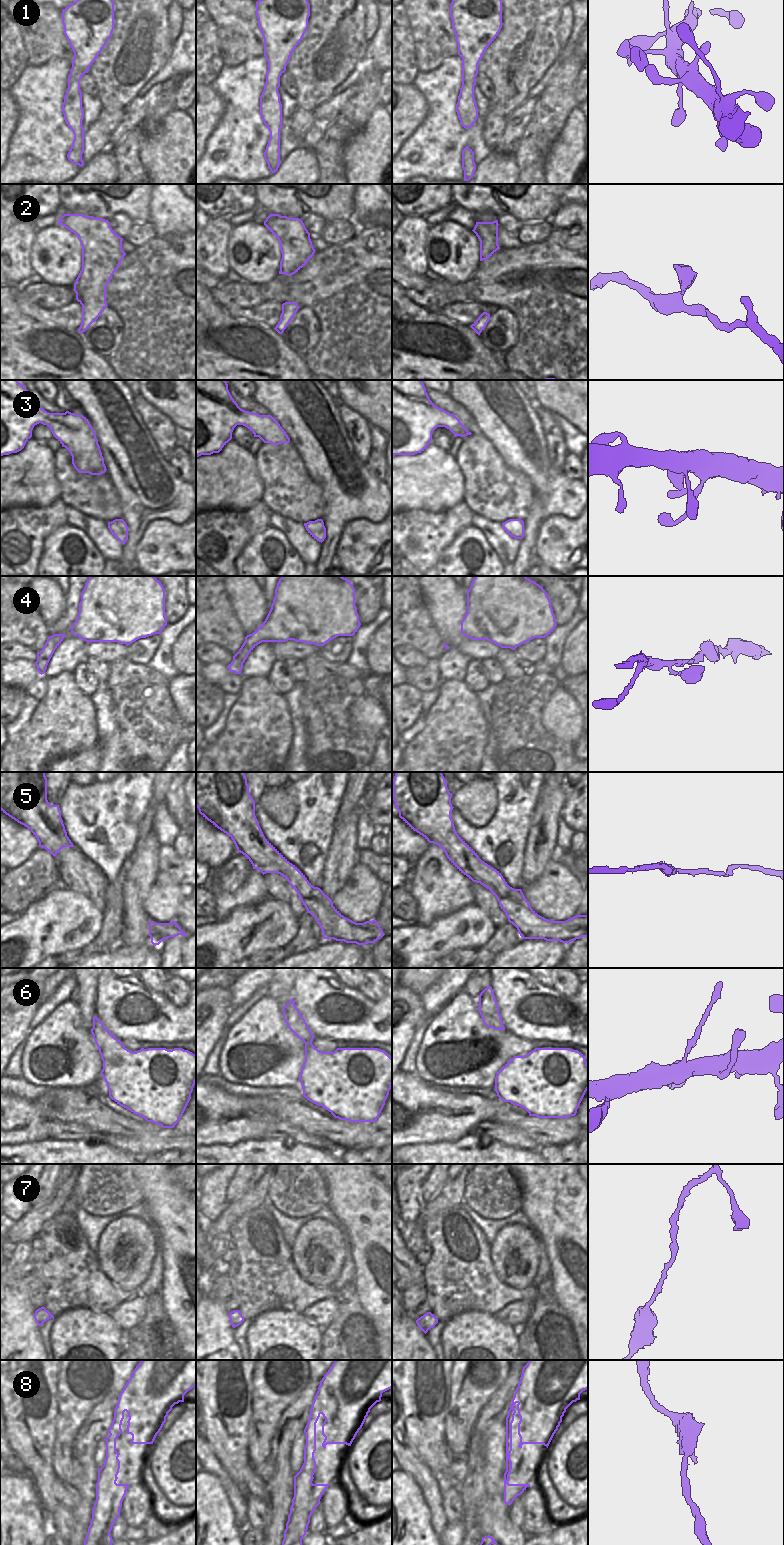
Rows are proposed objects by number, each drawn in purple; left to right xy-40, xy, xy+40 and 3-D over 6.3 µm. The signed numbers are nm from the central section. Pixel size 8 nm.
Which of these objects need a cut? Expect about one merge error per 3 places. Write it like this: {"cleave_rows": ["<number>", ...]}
{"cleave_rows": ["6"]}

